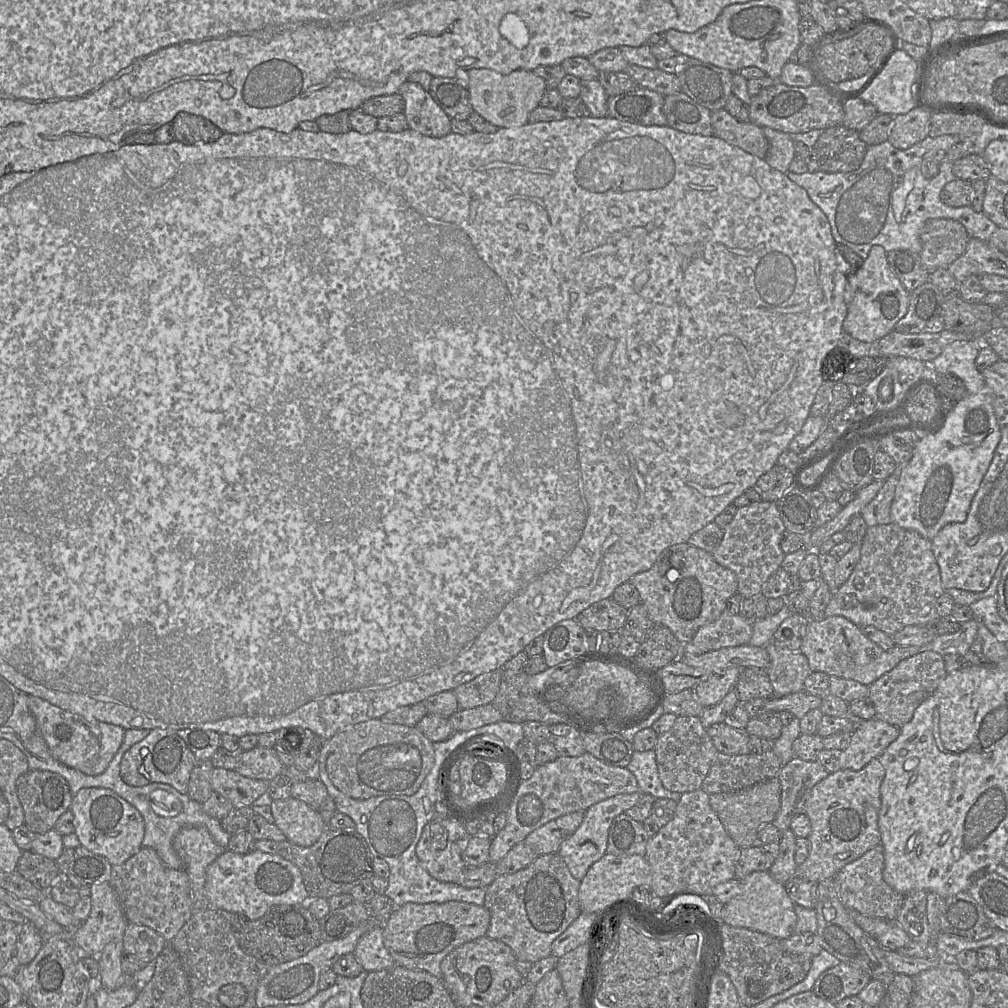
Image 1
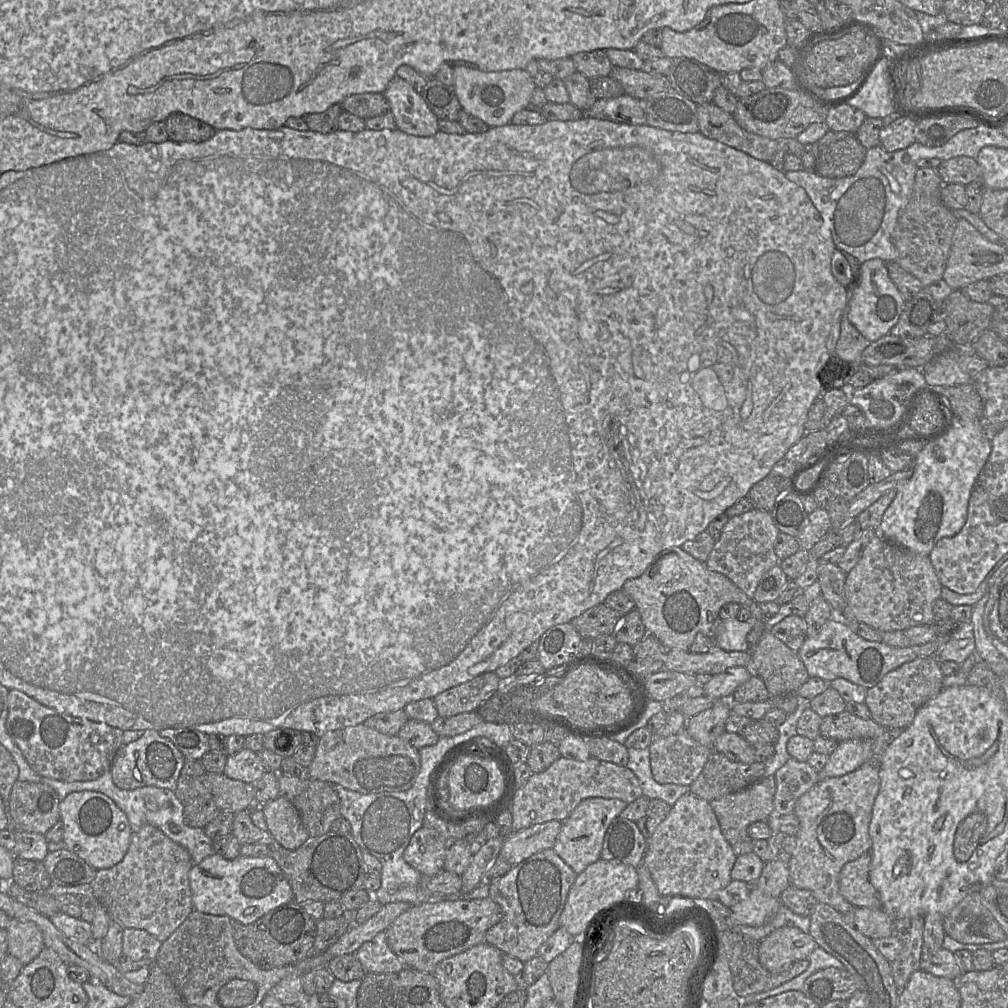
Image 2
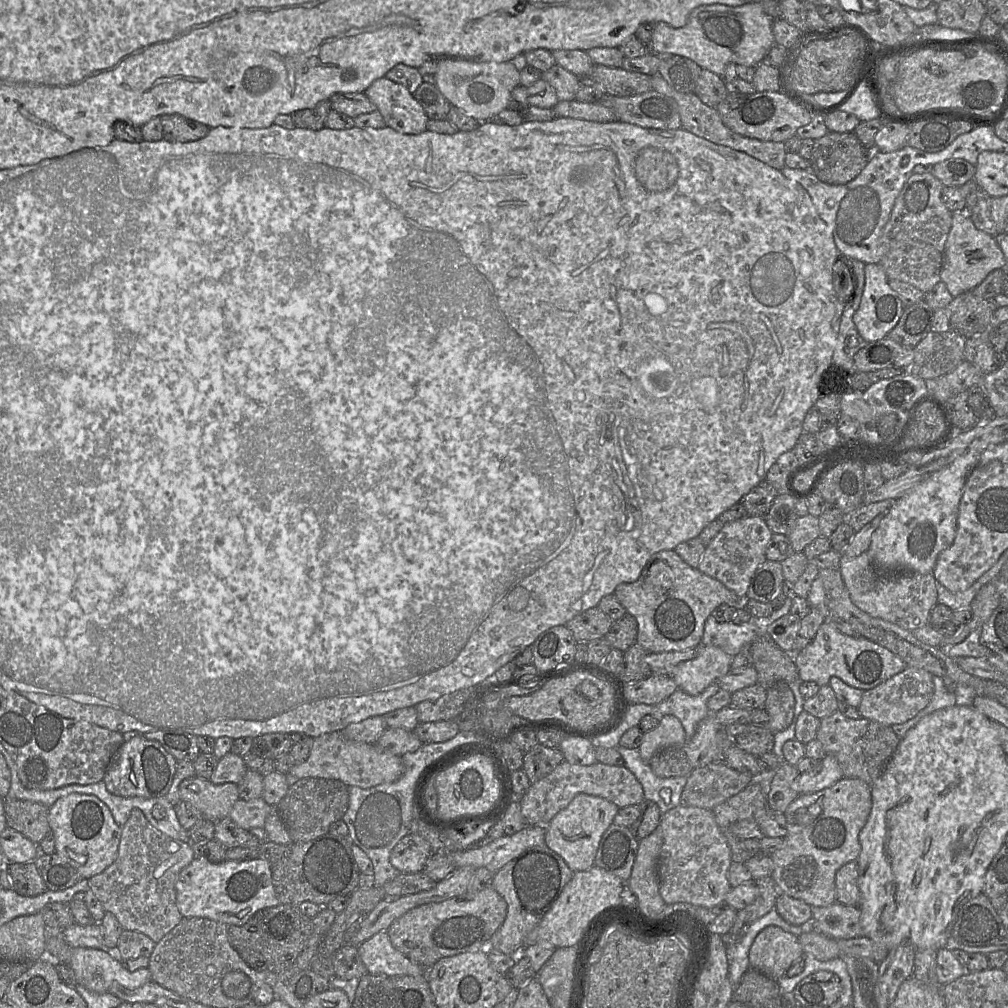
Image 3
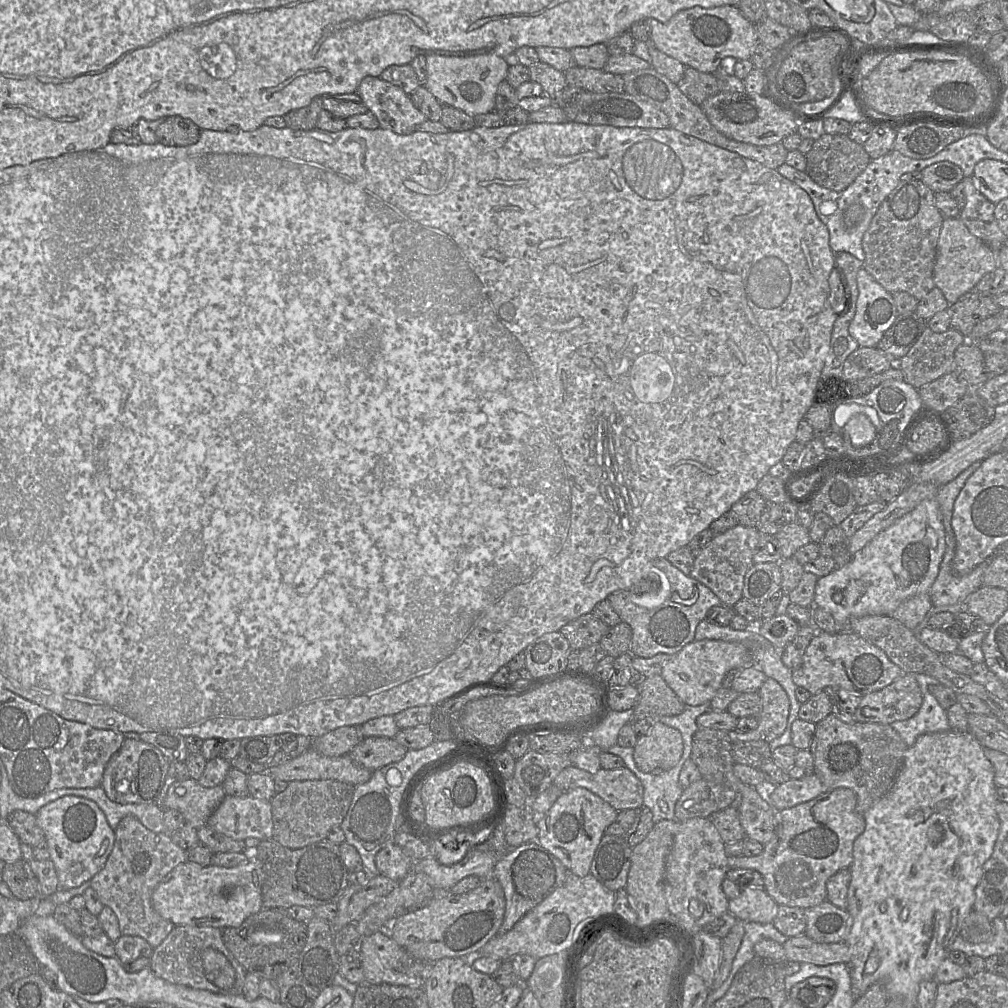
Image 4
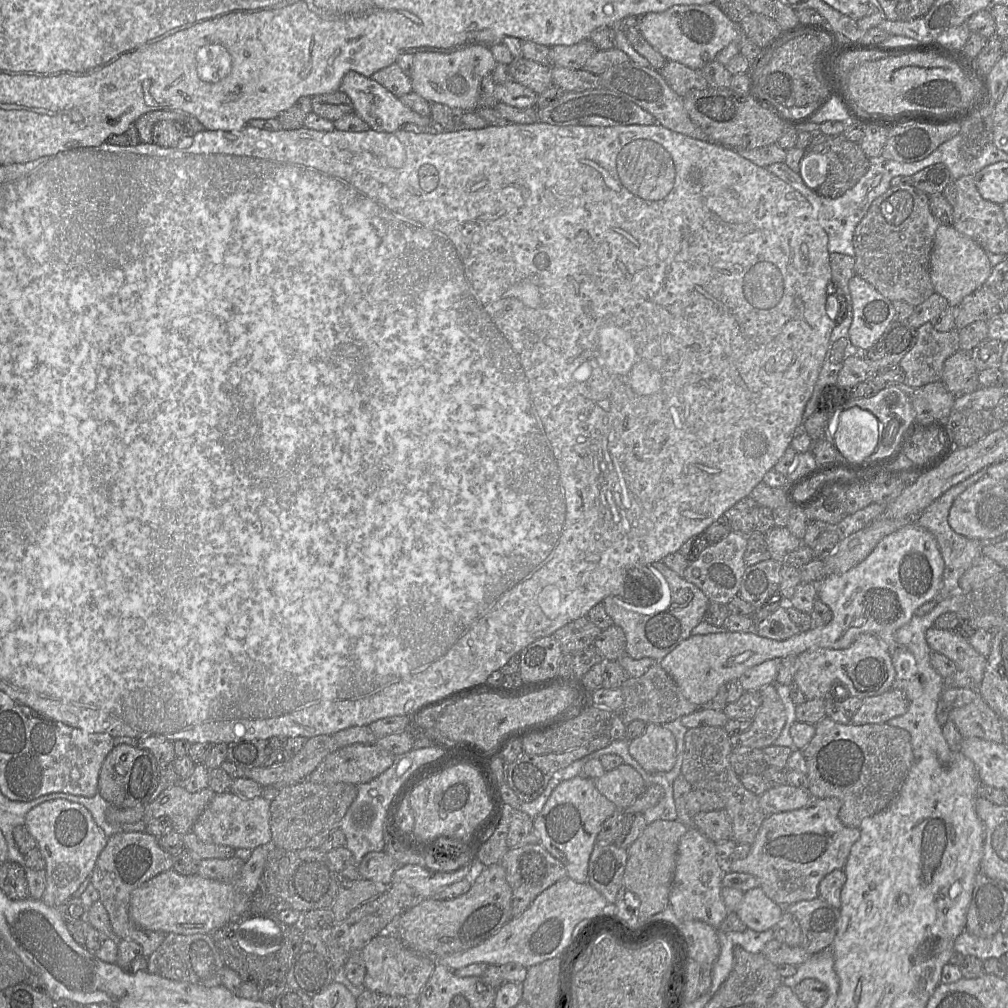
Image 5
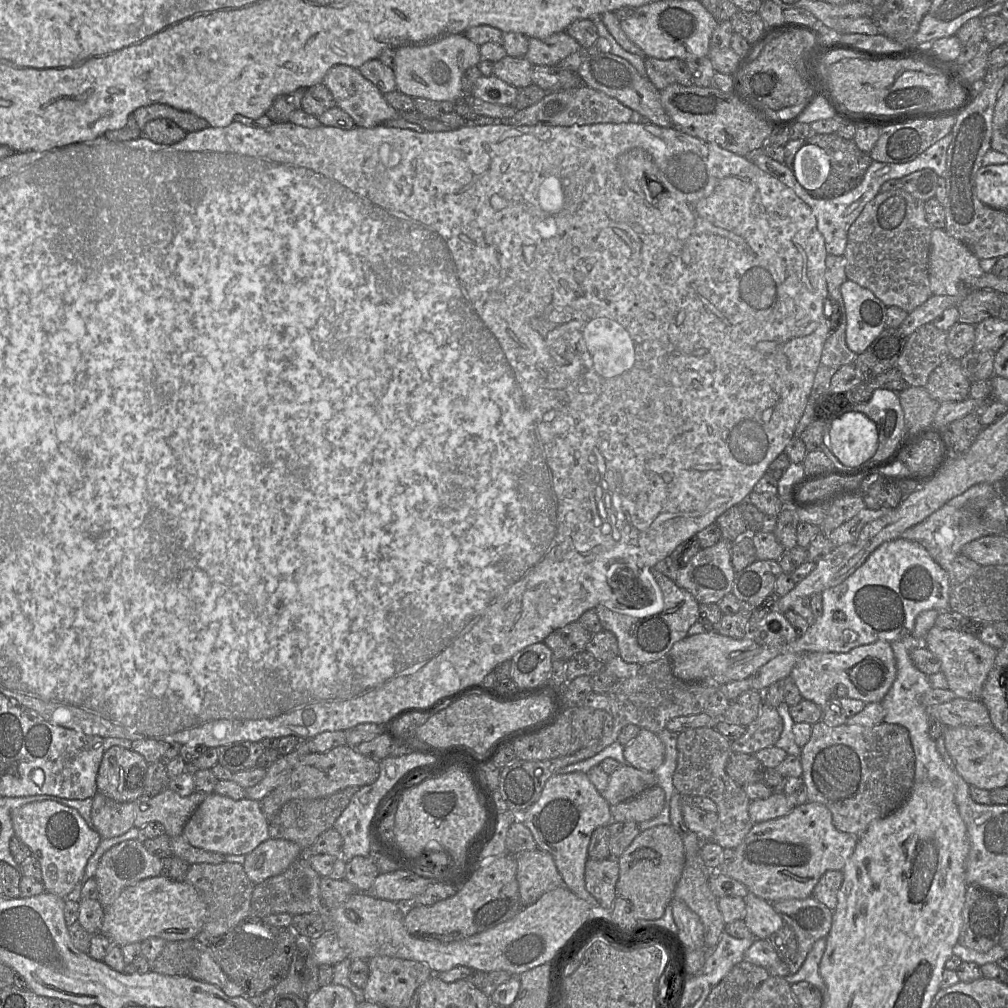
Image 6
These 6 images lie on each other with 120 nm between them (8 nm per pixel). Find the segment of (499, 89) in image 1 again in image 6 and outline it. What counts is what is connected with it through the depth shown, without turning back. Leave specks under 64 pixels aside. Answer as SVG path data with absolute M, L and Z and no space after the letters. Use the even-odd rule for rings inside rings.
M463 33L448 35L429 45L400 46L395 59L397 90L413 98L456 102L464 95L465 72L480 60L480 47Z

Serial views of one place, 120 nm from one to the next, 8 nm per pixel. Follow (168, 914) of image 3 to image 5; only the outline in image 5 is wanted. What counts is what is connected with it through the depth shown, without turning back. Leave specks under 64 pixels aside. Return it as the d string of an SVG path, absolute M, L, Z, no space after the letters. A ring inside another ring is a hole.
M121 832L109 837L91 873L90 883L98 891L99 900L108 912L113 937L137 942L142 947L142 956L147 958L158 949L167 934L144 930L133 923L129 916L130 895L144 882L171 870L173 858L159 846L157 837L146 832Z

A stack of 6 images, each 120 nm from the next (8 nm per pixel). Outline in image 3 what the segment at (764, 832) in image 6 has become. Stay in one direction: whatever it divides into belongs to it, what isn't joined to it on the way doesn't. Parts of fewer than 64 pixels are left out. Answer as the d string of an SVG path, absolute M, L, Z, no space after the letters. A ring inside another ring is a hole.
M842 778L834 785L811 794L799 795L787 807L784 815L787 833L782 847L770 856L773 860L772 879L778 895L785 894L800 899L811 907L824 907L836 902L836 872L844 864L859 857L859 833L865 826L872 808L871 786L858 778Z

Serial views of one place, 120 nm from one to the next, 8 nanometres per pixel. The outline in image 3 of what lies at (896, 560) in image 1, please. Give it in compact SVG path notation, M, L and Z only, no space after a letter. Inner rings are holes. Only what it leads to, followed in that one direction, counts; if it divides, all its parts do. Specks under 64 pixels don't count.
M868 552L854 558L842 555L838 568L852 602L863 612L909 631L930 624L931 610L938 604L937 581L932 573L881 574L874 567Z

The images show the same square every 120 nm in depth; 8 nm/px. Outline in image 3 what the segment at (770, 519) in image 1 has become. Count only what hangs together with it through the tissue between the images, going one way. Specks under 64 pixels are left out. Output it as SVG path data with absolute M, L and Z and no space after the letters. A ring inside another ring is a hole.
M745 516L727 522L706 546L697 569L721 582L726 588L736 593L738 597L746 598L756 570L767 561L766 548L772 534L763 517Z

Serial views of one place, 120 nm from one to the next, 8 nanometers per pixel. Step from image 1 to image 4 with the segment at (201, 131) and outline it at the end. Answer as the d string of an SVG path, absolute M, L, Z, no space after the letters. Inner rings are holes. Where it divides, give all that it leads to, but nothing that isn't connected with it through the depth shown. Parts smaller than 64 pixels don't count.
M182 116L161 119L156 129L156 141L169 146L190 146L201 136L197 124Z

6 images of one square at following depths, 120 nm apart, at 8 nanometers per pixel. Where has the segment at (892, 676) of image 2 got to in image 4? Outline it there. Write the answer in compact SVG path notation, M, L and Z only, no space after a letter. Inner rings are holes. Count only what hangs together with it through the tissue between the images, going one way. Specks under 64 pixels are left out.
M903 673L883 689L863 695L853 714L854 720L891 724L913 717L922 703L923 694L913 673Z

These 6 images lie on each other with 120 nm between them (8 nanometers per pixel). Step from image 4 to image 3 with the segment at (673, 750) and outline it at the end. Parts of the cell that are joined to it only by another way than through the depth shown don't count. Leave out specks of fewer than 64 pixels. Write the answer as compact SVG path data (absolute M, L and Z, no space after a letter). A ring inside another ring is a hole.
M673 715L662 717L658 726L644 732L638 747L642 760L649 763L660 750L669 747L683 747L686 744L685 730L678 718Z

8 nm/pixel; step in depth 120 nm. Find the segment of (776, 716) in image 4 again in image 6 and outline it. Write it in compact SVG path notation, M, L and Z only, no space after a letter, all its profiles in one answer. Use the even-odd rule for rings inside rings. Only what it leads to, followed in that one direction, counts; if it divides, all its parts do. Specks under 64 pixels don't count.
M763 704L760 714L744 735L731 743L733 753L755 754L776 745L783 731L783 720L777 708Z

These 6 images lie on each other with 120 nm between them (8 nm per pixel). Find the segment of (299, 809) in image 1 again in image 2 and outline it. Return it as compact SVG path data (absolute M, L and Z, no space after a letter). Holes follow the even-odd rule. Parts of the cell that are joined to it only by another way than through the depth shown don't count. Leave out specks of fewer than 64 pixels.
M278 797L262 804L268 832L288 850L296 850L310 837L292 802Z

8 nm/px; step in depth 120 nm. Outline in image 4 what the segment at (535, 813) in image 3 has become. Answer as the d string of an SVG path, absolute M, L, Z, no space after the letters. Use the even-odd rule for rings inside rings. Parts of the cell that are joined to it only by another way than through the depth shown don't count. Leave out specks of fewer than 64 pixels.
M569 765L555 777L553 785L559 788L561 793L576 787L586 788L609 803L617 811L639 809L643 805L643 785L637 776L625 766L616 769L600 768L597 772L590 773L574 765Z

